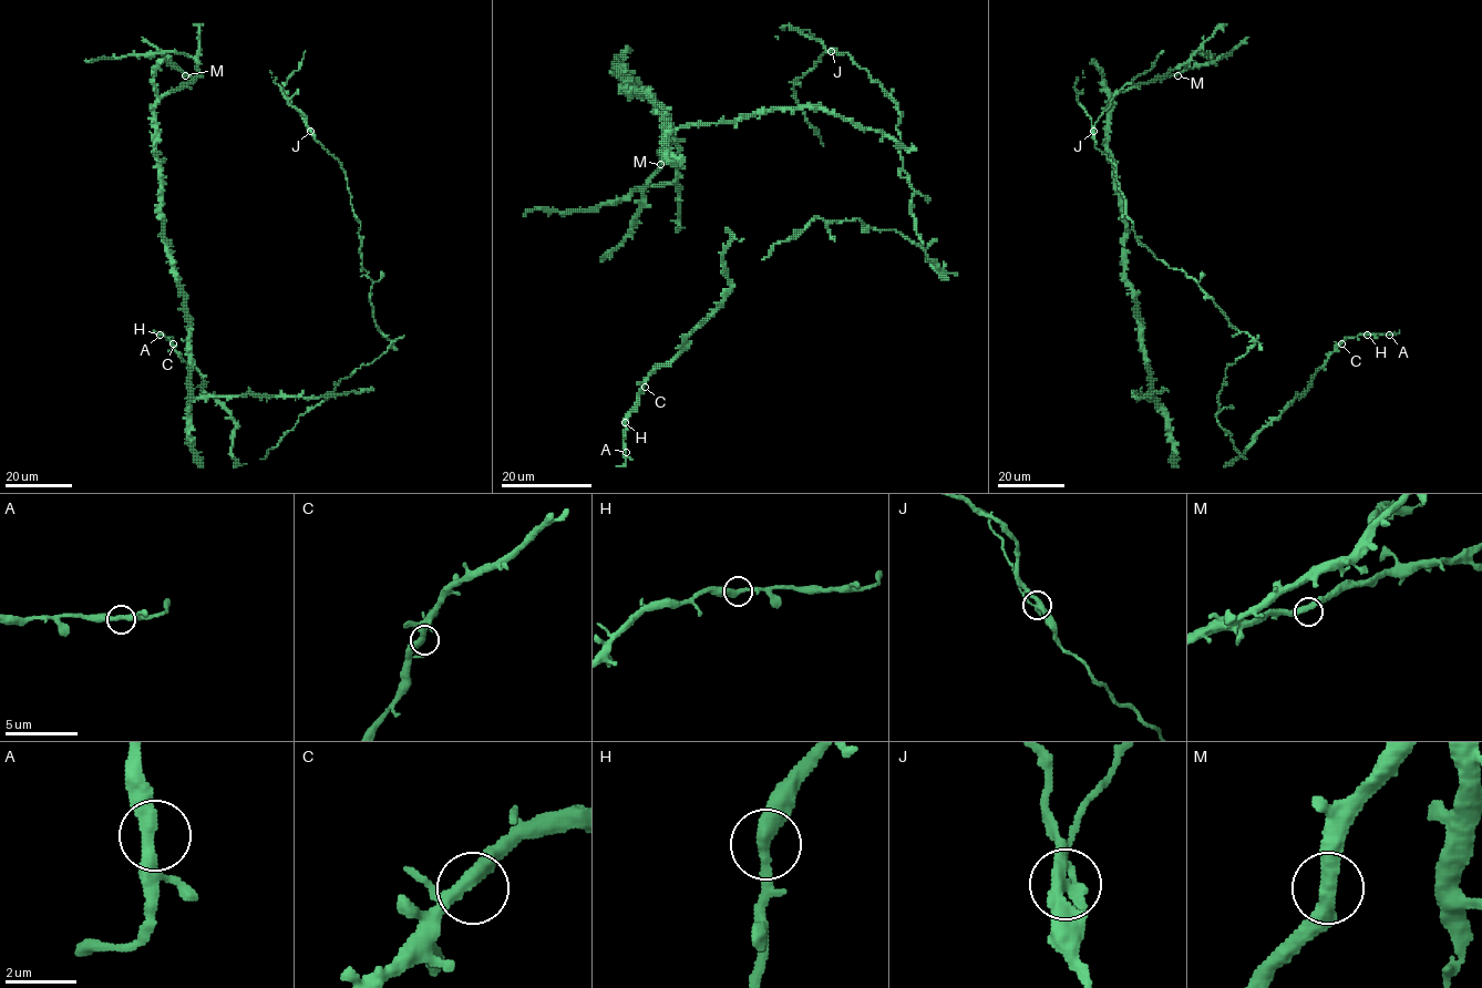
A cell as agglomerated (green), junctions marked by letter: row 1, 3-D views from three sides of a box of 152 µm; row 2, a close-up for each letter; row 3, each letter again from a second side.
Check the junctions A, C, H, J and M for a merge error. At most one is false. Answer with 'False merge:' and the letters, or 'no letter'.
False merge: J

